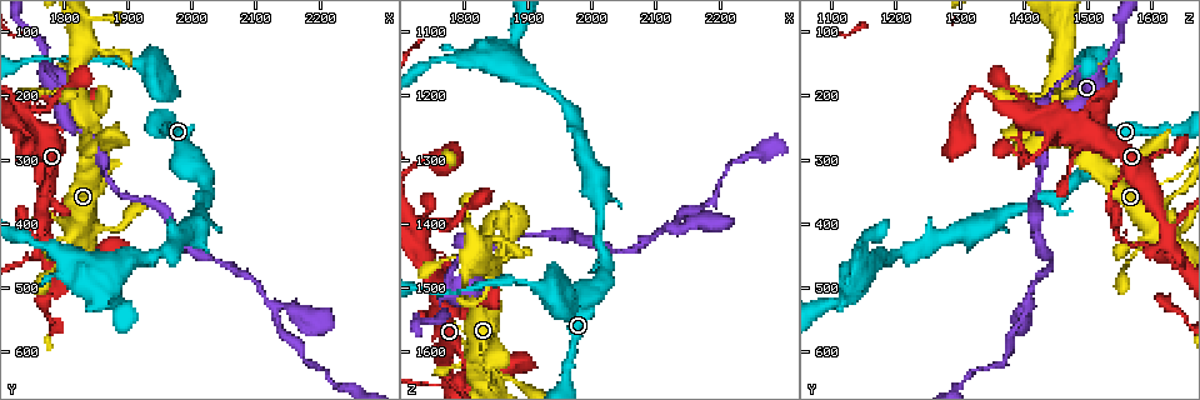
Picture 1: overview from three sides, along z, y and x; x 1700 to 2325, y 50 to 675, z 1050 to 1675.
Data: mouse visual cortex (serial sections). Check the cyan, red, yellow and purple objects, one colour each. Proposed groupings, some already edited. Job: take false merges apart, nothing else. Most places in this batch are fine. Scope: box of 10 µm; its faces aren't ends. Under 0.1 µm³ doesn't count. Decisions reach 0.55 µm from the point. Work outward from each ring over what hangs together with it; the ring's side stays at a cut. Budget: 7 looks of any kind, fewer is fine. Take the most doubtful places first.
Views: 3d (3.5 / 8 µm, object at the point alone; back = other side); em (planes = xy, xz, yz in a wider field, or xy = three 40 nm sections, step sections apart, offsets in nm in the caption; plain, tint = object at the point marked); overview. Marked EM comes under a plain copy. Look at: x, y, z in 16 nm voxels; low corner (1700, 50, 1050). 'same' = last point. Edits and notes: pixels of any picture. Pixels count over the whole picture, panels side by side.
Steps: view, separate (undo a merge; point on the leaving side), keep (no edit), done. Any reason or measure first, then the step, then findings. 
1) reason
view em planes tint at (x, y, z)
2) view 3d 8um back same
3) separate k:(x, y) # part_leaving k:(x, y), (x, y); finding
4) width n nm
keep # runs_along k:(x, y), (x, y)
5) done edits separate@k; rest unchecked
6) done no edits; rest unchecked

view 3d 3.5um at (2135, 535, 1410)

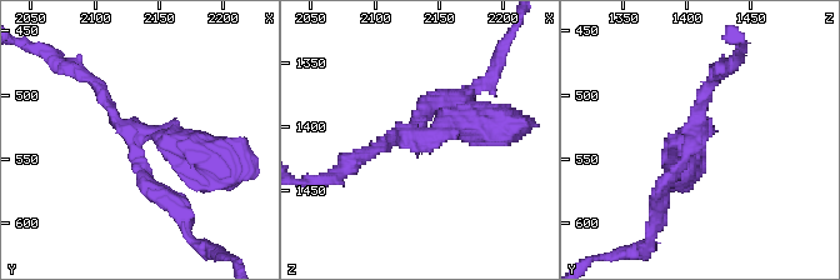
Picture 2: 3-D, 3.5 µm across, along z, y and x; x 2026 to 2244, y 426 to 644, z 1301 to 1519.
view em planes tint at (2130, 532, 1406)

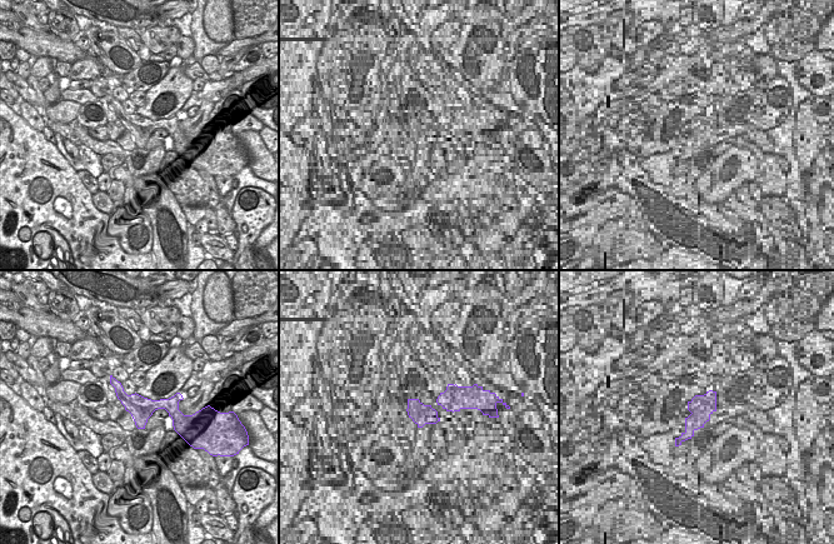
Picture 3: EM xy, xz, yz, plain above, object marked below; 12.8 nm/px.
arm_widths 200, 200, 350 nm
keep # runs_along 2:(84, 74), (123, 128), (206, 158); one cell here

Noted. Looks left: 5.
sharp bend
view 3d 3.5um at (1825, 95, 1460)

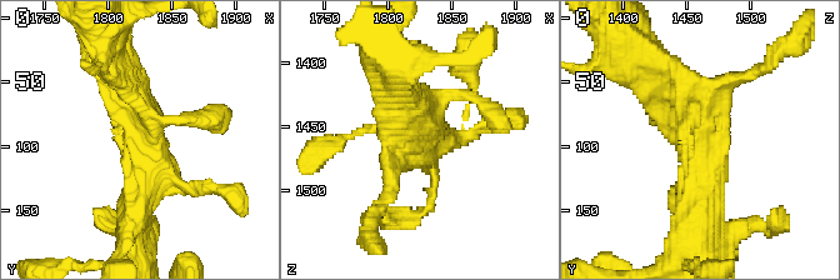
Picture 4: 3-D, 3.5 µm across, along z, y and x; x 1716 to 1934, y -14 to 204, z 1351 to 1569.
view em xy step 5 tint at (1826, 98, 1454)

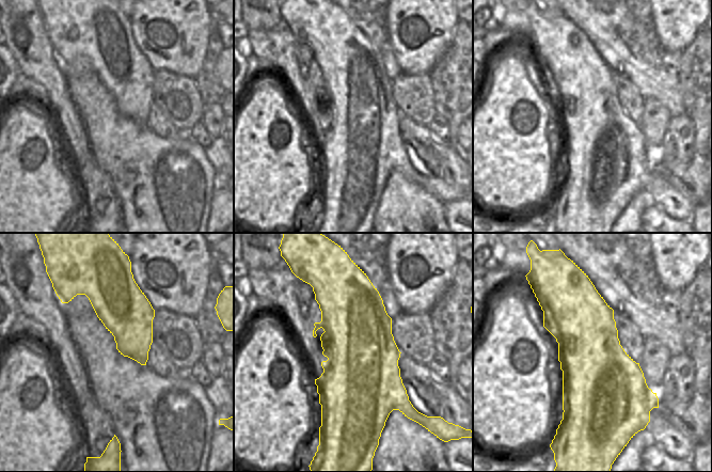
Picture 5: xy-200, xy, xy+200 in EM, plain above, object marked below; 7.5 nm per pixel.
keep # runs_along 4:(698, 218), (695, 123), (646, 84); one cell here

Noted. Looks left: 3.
thin neck
view 3d 3.5um back at (1765, 435, 1145)

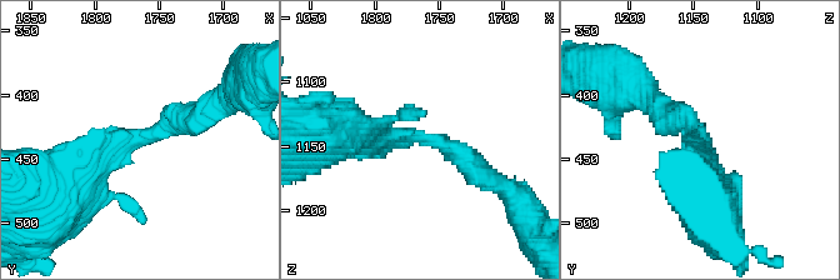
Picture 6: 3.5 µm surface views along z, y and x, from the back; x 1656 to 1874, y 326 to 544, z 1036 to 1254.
arm_widths 300, 450 nm; need the tissue
view em planes tint at (1766, 432, 1144)

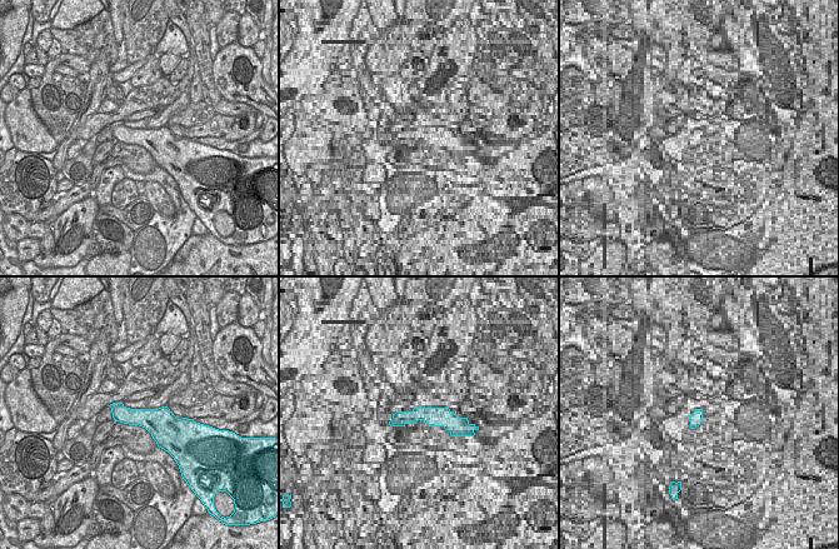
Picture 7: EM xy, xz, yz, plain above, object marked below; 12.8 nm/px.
keep # continuous, no second cell

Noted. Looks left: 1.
done no edits; rest unchecked

